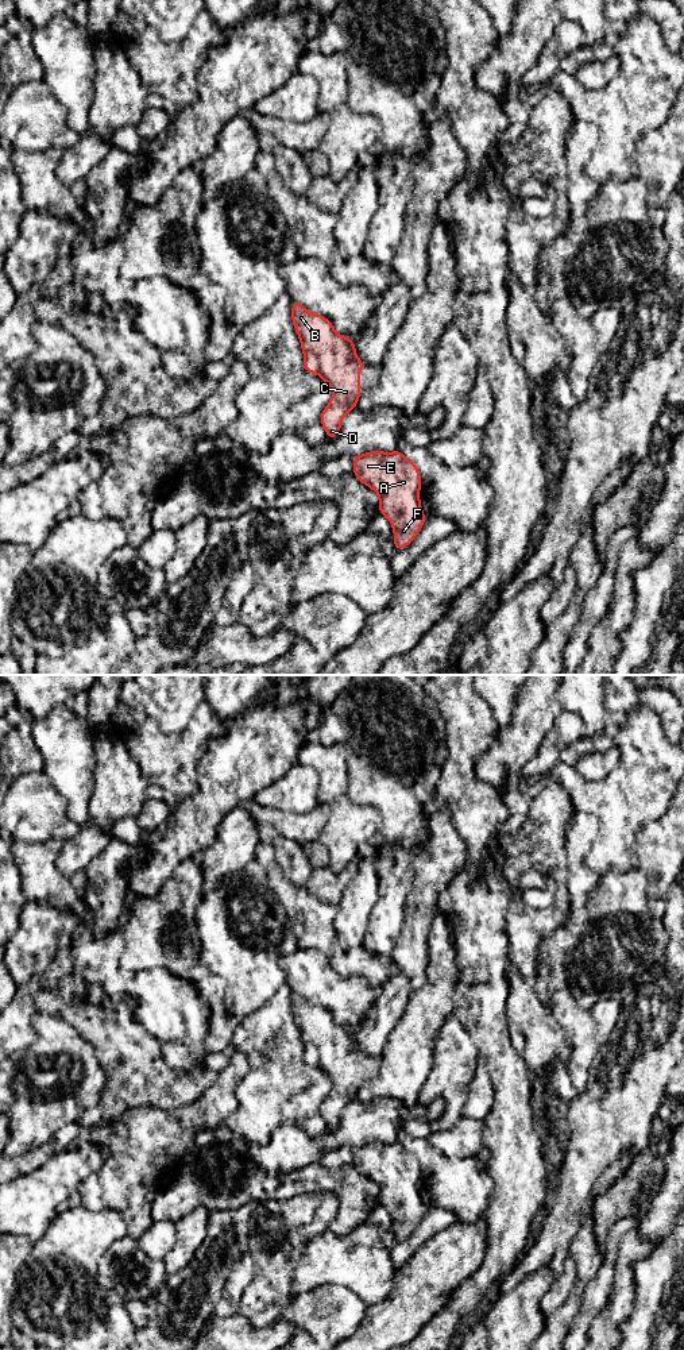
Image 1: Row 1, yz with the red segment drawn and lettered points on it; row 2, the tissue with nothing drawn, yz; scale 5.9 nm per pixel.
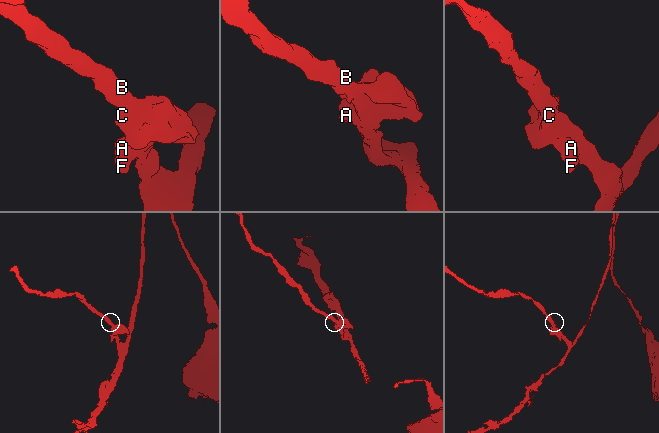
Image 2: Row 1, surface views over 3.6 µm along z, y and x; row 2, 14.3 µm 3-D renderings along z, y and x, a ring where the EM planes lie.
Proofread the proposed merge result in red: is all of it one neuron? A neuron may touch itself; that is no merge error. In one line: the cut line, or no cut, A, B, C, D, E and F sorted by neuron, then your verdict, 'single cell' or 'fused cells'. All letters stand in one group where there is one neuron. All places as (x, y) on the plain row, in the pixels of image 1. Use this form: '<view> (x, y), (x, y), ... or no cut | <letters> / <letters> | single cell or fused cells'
no cut | A B C D E F | single cell

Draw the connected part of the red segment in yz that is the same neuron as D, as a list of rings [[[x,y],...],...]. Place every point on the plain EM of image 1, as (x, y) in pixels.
[[[291,994],[291,1011],[301,1033],[305,1061],[325,1072],[333,1087],[324,1099],[320,1112],[325,1125],[336,1130],[345,1106],[360,1089],[360,1060],[367,1057],[356,1046],[353,1030],[340,1027],[324,1007]]]

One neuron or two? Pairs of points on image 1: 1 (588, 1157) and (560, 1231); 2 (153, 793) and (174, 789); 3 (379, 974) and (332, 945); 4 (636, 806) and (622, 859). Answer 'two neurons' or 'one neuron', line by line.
1: one neuron
2: two neurons
3: one neuron
4: one neuron

